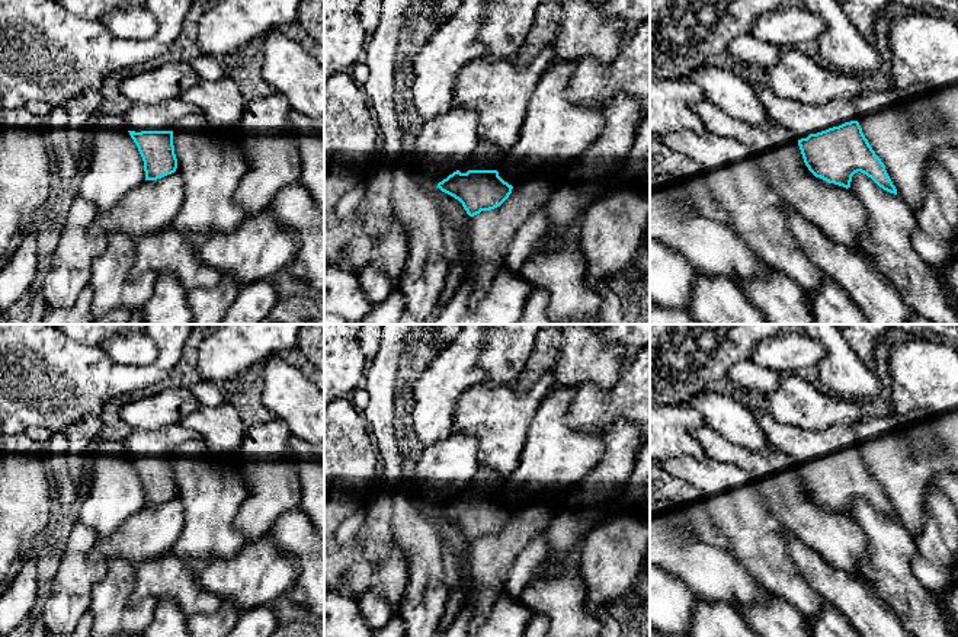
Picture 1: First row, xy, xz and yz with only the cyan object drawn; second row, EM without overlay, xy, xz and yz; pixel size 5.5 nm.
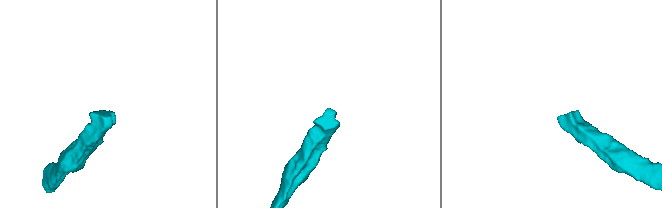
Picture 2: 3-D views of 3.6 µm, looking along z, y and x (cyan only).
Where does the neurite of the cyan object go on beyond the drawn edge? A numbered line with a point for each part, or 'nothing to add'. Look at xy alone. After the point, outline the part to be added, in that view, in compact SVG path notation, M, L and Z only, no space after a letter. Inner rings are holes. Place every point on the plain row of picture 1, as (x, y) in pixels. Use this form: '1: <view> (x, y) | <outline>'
1: xy (141, 442) | M173 423L156 430L132 429L122 444L129 457L174 457L183 442L196 439L199 435L195 430Z

